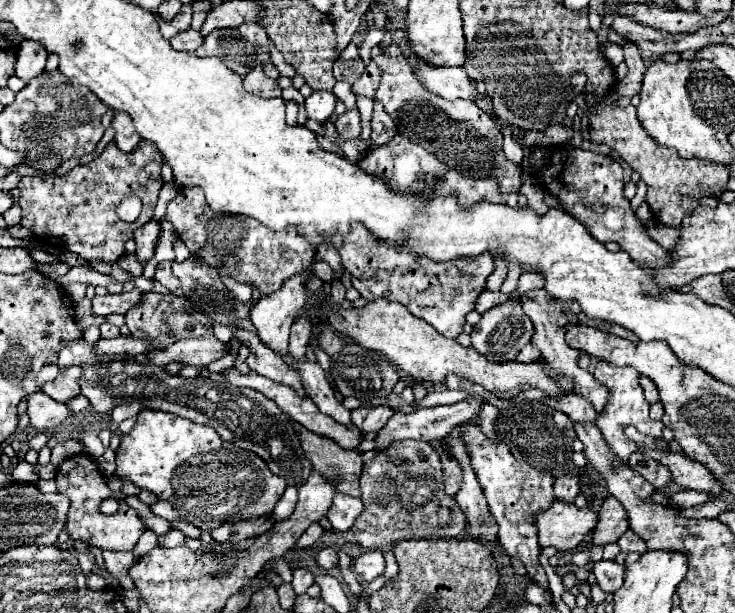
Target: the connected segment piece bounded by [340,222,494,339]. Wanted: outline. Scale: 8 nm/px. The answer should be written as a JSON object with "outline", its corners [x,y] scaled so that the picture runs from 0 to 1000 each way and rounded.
{"outline":[[[479,362],[476,378],[468,385],[468,395],[463,401],[463,421],[468,437],[476,447],[479,467],[490,476],[495,489],[509,489],[509,486],[522,486],[531,493],[544,493],[550,496],[566,519],[578,522],[603,548],[619,553],[630,542],[630,532],[634,529],[634,512],[648,502],[648,486],[653,483],[656,473],[661,473],[661,457],[672,444],[672,421],[667,411],[656,411],[650,418],[631,418],[620,424],[607,424],[607,427],[590,427],[582,424],[582,418],[566,418],[555,408],[536,398],[525,398],[525,392],[509,388],[503,375],[490,365]]]}

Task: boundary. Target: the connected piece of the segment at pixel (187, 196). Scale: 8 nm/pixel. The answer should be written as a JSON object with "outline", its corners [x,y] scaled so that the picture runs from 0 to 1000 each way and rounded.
{"outline":[[[248,307],[242,320],[229,333],[226,359],[237,369],[239,382],[256,401],[261,418],[275,421],[283,434],[294,437],[302,454],[316,450],[324,460],[343,460],[359,483],[365,483],[378,476],[389,454],[414,444],[430,421],[430,401],[411,388],[403,372],[373,378],[346,356],[297,349],[280,336],[283,330],[275,307]]]}

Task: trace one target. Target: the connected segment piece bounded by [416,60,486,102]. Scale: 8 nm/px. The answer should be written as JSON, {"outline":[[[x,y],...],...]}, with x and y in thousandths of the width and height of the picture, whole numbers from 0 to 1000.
{"outline":[[[571,98],[566,108],[566,124],[585,150],[590,150],[607,163],[634,160],[634,163],[648,166],[661,157],[661,153],[648,150],[645,137],[631,111],[582,111],[582,104],[577,104]]]}

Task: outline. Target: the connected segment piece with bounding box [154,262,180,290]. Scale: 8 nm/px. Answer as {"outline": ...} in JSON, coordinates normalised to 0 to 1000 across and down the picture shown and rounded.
{"outline":[[[218,427],[215,434],[212,434],[212,450],[210,450],[220,467],[226,467],[229,473],[237,473],[237,470],[242,470],[245,467],[245,460],[239,457],[239,450],[234,447],[234,440],[231,440],[231,427]]]}

